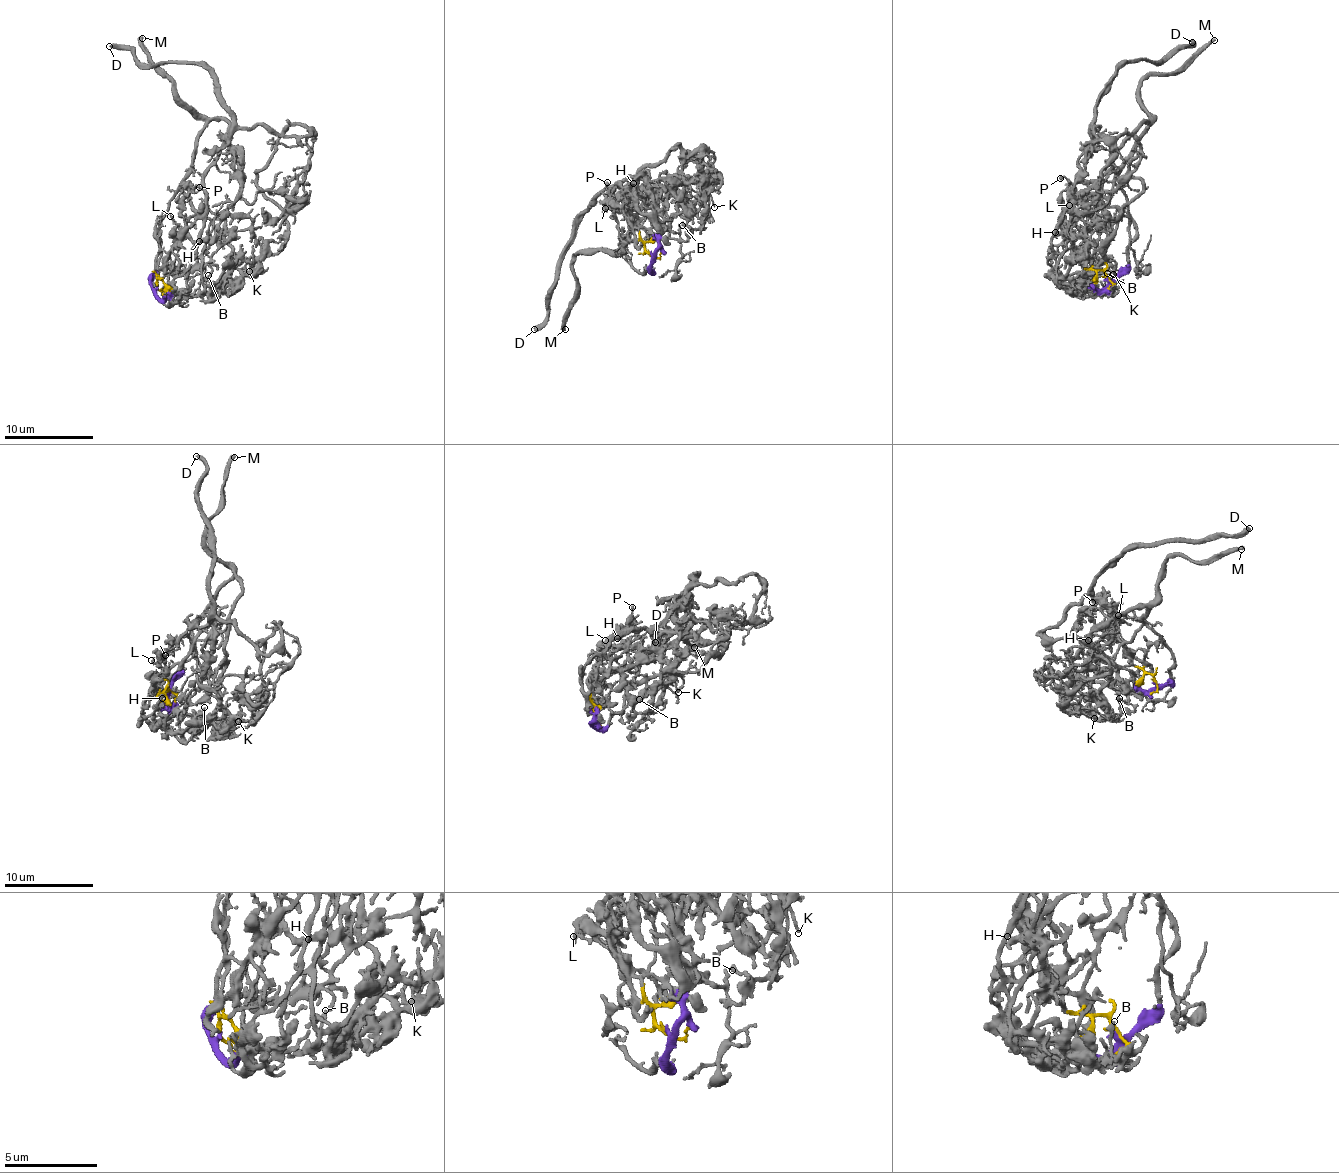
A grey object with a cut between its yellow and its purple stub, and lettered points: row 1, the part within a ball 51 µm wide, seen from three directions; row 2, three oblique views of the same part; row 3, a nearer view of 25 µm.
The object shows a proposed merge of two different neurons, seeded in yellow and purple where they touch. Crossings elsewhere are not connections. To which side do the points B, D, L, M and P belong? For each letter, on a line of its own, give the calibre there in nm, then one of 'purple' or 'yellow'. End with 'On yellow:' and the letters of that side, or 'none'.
B: 180 nm | purple
D: 360 nm | yellow
L: 170 nm | yellow
M: 340 nm | purple
P: 180 nm | purple
On yellow: D, L

